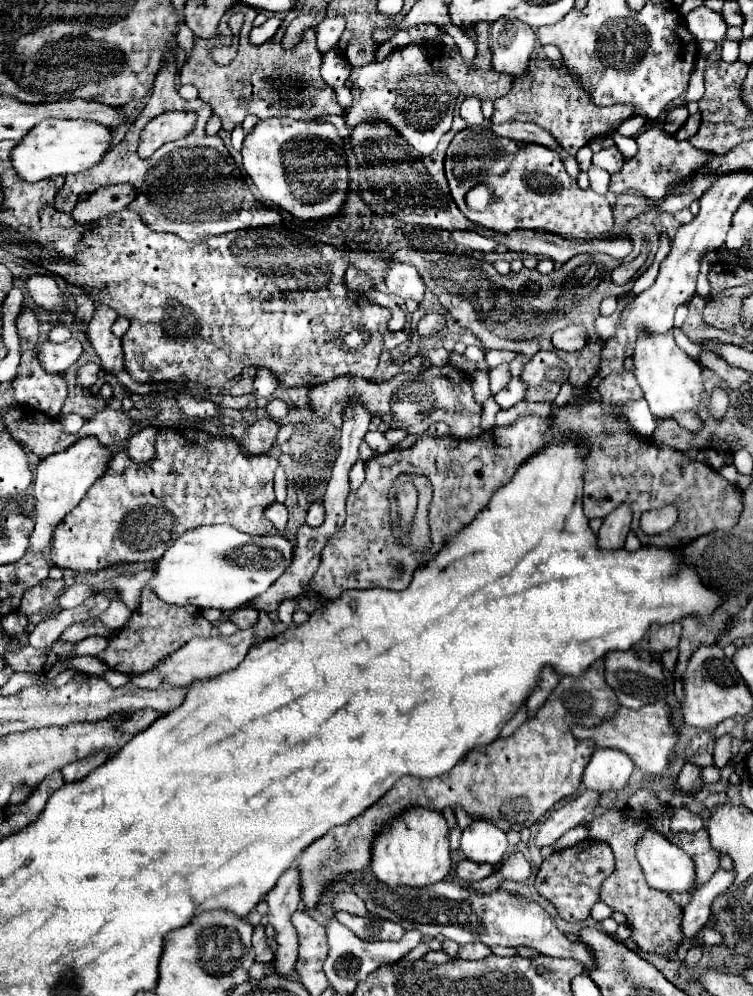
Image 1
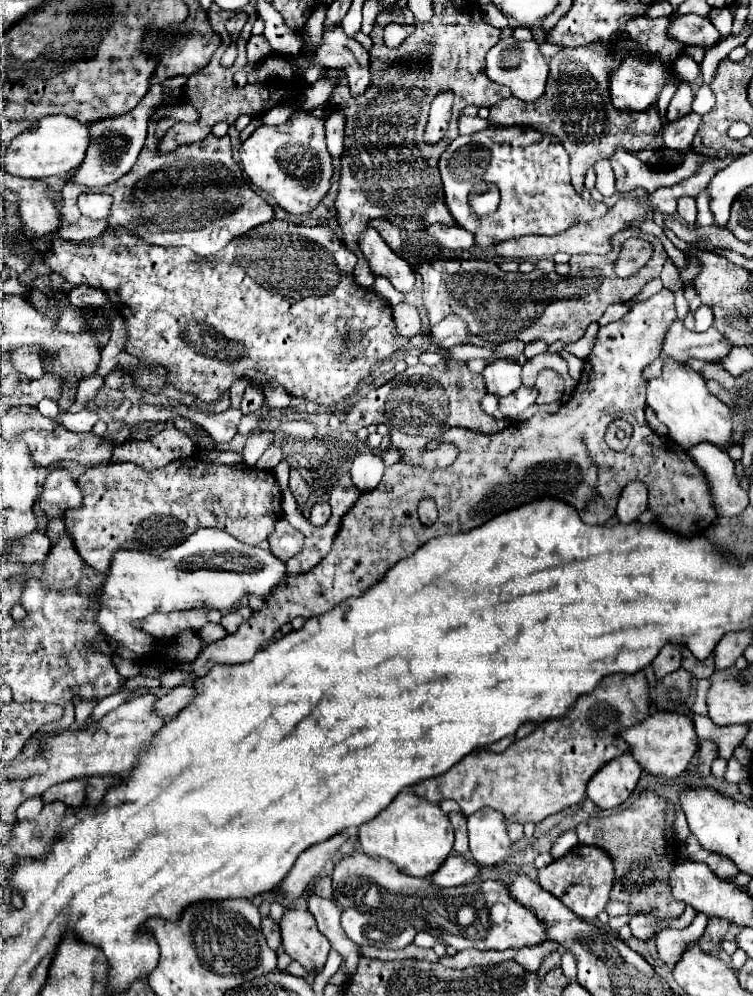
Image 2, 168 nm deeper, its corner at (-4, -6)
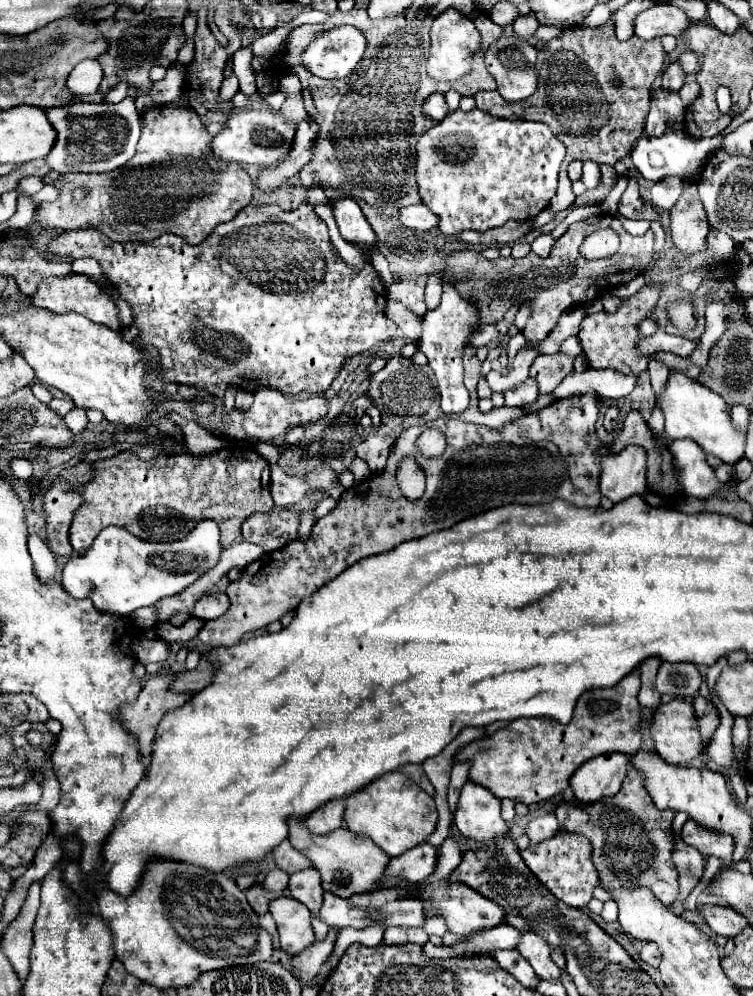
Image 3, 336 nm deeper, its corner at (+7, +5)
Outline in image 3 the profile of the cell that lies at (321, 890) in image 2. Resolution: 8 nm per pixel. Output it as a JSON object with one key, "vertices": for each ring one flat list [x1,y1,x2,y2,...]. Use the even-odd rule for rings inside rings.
{"vertices":[[284,839,278,847,272,849,272,857,274,857,274,863,286,871,286,873,296,873,300,869,306,869,306,867,312,867,312,861,308,861,302,853,298,853,288,839]]}

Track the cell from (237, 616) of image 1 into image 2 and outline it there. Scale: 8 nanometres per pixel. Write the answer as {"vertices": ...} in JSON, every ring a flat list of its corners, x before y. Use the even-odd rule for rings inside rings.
{"vertices":[[239,606,239,608,235,608,235,610,231,610,231,612,227,612,227,614,223,616,221,626,223,626,229,634,233,634,243,622,247,622,247,620,251,618,251,614,253,614,253,610,251,610,249,606]]}

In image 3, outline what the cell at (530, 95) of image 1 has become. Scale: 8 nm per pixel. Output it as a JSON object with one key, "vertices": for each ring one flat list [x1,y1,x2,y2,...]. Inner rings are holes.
{"vertices":[[612,21,594,29,564,29,560,37,544,43,538,51,536,93,520,103,508,103,498,91,478,91,476,107,502,119,540,121,552,129,560,129,560,141,568,153,560,167,558,191,548,203,548,211,560,213,574,203,572,181,566,167,570,161,592,159,596,163,616,165,624,159,644,131,644,115,650,107,650,89,664,67,664,47,660,39,636,39,626,43,616,39]]}

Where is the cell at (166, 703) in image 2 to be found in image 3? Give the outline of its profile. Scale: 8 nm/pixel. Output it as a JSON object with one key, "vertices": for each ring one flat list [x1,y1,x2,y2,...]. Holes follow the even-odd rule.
{"vertices":[[202,657,200,665,194,671,184,671,174,679,172,689,174,691,200,691,208,683,212,683,212,675,214,675,212,663]]}

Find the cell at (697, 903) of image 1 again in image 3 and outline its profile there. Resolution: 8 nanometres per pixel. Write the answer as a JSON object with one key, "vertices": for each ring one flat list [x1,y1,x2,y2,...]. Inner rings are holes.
{"vertices":[[644,943,644,947,640,949,640,959,652,967,660,965,660,951,656,951,654,943]]}

